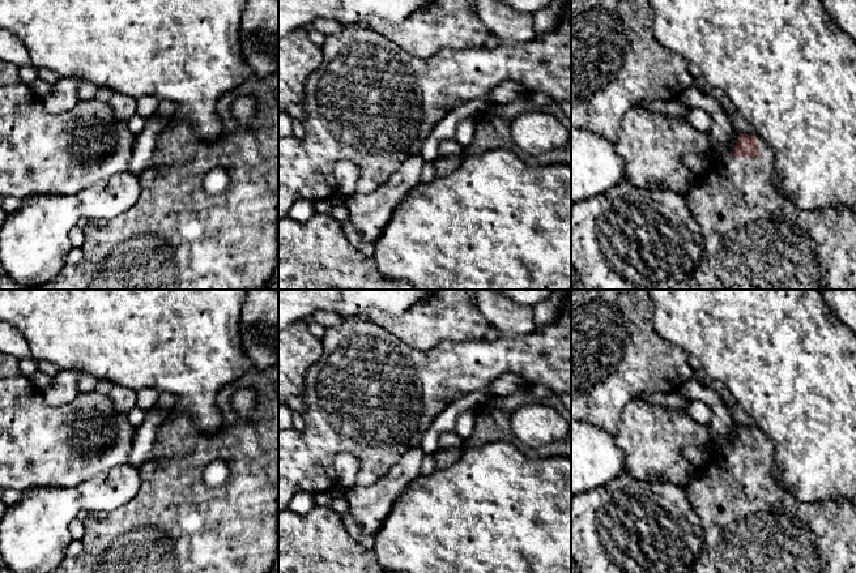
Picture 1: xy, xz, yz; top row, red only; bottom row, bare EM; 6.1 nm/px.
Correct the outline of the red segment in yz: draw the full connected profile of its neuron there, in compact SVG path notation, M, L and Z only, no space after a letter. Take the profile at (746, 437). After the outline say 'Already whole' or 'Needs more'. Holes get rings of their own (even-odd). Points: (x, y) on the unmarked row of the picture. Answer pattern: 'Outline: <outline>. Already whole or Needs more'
Outline: M736 426L736 433L729 445L721 450L708 448L708 461L695 469L695 474L685 493L693 509L698 513L703 527L703 546L697 560L682 573L856 573L856 501L847 499L821 503L802 503L788 491L780 489L774 478L774 442L765 433L750 427Z. Needs more

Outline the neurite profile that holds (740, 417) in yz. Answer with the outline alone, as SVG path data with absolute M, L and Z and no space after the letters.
M738 403L728 407L736 426L745 426L757 431L757 422Z

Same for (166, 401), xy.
M167 392L158 393L158 401L156 403L158 409L171 414L173 411L175 411L176 405L178 405L178 398L174 394Z

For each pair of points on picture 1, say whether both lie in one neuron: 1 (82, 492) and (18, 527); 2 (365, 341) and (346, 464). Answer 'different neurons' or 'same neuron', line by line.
1: same neuron
2: different neurons

